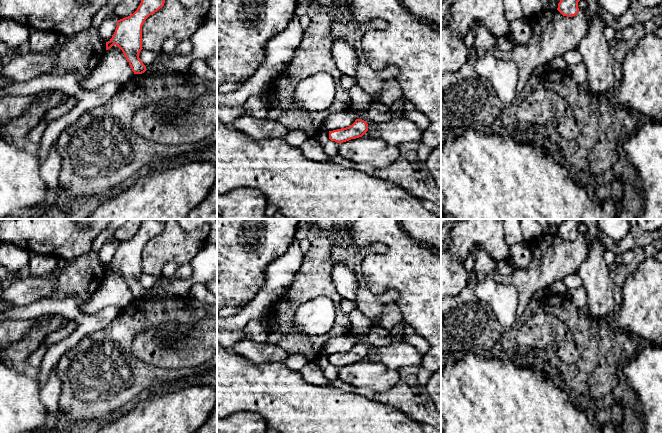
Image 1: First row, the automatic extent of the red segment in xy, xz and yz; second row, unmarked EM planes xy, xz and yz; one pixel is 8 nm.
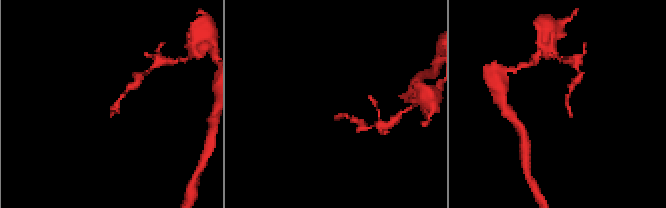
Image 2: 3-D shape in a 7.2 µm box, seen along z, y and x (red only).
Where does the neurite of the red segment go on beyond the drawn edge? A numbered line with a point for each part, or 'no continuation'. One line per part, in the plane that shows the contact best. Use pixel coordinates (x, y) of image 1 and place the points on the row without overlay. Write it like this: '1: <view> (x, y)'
no continuation

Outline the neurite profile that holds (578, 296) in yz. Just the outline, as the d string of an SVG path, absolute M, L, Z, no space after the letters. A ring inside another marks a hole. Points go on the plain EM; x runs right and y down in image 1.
M583 286L568 290L568 295L578 309L583 309L587 304L587 294Z

